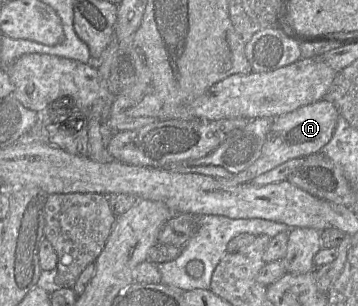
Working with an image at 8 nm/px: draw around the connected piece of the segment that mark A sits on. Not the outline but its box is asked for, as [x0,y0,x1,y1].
[227,98,339,184]

